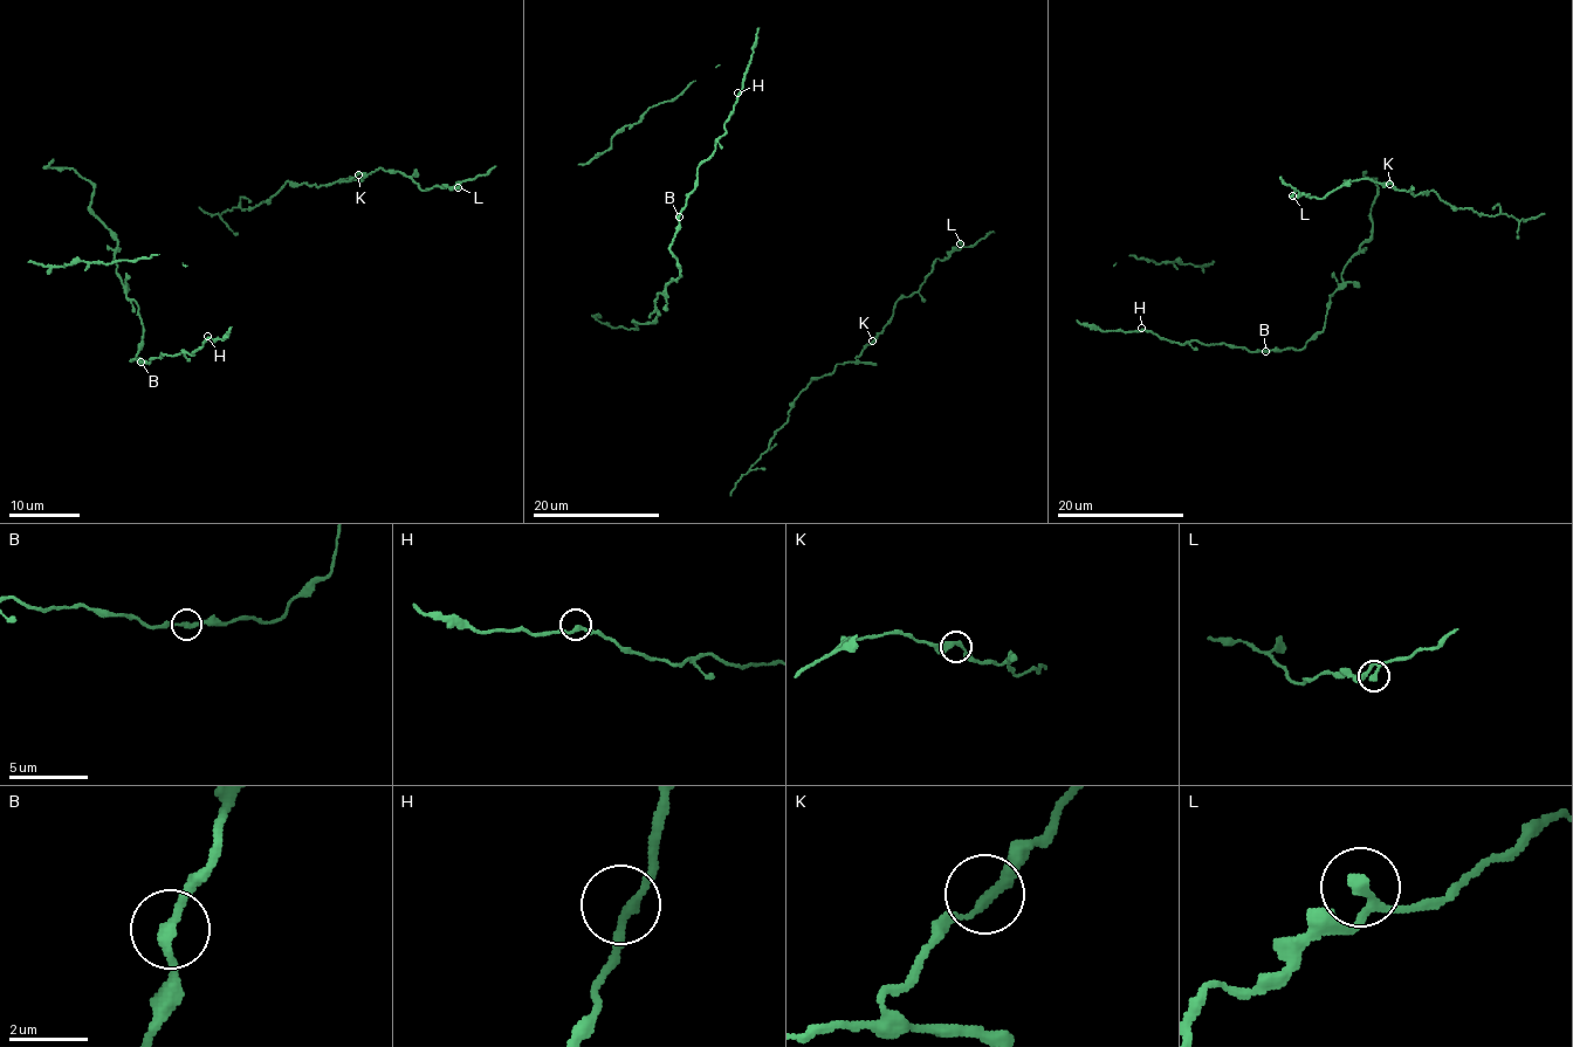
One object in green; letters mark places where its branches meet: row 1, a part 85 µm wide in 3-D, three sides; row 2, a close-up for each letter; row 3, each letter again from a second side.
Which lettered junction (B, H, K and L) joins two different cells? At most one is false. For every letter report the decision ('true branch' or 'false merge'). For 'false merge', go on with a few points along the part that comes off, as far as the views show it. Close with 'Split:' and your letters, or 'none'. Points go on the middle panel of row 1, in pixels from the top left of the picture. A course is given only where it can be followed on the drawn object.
B: true branch
H: true branch
K: true branch
L: true branch
Split: none

